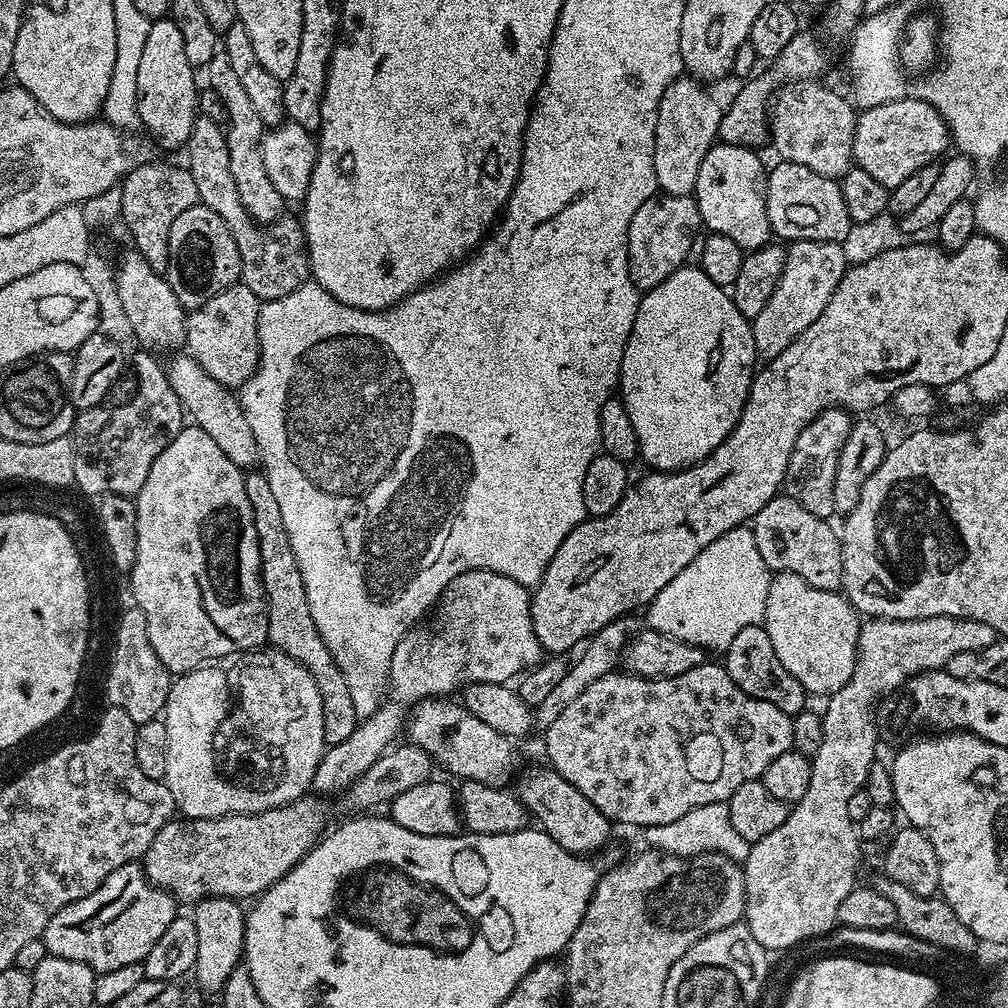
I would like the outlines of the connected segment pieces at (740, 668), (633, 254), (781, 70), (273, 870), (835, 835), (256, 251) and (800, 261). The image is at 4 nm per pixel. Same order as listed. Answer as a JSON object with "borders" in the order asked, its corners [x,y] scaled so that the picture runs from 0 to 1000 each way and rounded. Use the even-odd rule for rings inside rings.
{"borders":[[[[745,619],[740,621],[740,625],[735,625],[728,633],[728,637],[724,637],[724,641],[718,644],[716,658],[718,664],[724,669],[724,673],[728,673],[728,681],[744,688],[744,692],[764,696],[764,700],[772,700],[772,704],[776,704],[784,711],[799,705],[801,698],[798,697],[804,694],[803,688],[798,686],[792,673],[788,673],[788,669],[784,669],[784,665],[776,661],[772,649],[768,649],[764,629],[760,629],[757,621]]],[[[652,192],[637,200],[637,204],[633,204],[633,212],[625,216],[623,229],[623,263],[625,276],[632,288],[644,290],[649,284],[661,280],[665,272],[680,265],[686,238],[695,226],[694,209],[687,194]]],[[[795,30],[782,45],[776,49],[770,59],[765,61],[763,71],[755,70],[745,77],[730,91],[726,104],[718,107],[718,116],[714,122],[713,138],[720,143],[736,143],[739,145],[754,145],[764,135],[764,100],[775,85],[791,79],[810,79],[821,67],[821,48],[806,32]]],[[[303,788],[278,802],[215,813],[172,812],[153,827],[153,835],[143,844],[142,863],[148,875],[164,881],[179,895],[203,893],[205,889],[249,894],[282,870],[318,832],[321,798],[313,792],[317,793]]],[[[948,611],[914,615],[861,613],[854,618],[847,669],[843,671],[843,677],[835,681],[835,685],[820,691],[818,698],[821,699],[815,702],[815,740],[812,740],[812,748],[804,751],[804,781],[800,788],[796,788],[793,796],[785,799],[780,815],[776,815],[772,823],[760,827],[760,831],[745,838],[743,849],[736,856],[742,888],[738,913],[744,927],[748,927],[748,931],[752,931],[754,938],[762,941],[763,945],[770,946],[773,940],[786,940],[805,929],[813,929],[823,924],[829,917],[831,898],[835,896],[835,891],[839,891],[839,887],[850,880],[849,860],[853,857],[855,834],[850,814],[843,812],[843,804],[839,804],[839,799],[843,797],[843,792],[847,792],[847,788],[855,785],[863,760],[871,754],[865,698],[871,697],[876,690],[884,691],[890,685],[896,684],[905,671],[936,664],[942,653],[946,653],[946,649],[954,649],[954,645],[974,645],[989,633],[988,626],[978,621],[977,617],[952,615]]],[[[195,114],[192,129],[188,129],[188,137],[185,144],[187,172],[192,177],[192,185],[196,185],[198,201],[203,202],[232,232],[232,240],[238,253],[238,278],[259,300],[280,296],[296,284],[307,281],[306,241],[302,239],[302,224],[297,217],[283,212],[265,224],[255,222],[249,212],[240,204],[240,196],[236,196],[236,185],[232,185],[232,173],[228,173],[228,153],[226,137],[216,121],[208,121],[208,117]]],[[[788,238],[781,243],[782,255],[778,261],[778,271],[756,312],[752,312],[745,318],[748,331],[750,352],[755,358],[768,356],[788,335],[804,323],[819,308],[819,300],[827,292],[831,280],[835,280],[838,270],[843,265],[843,257],[837,251],[838,243],[828,238],[812,240],[811,238]]]]}

